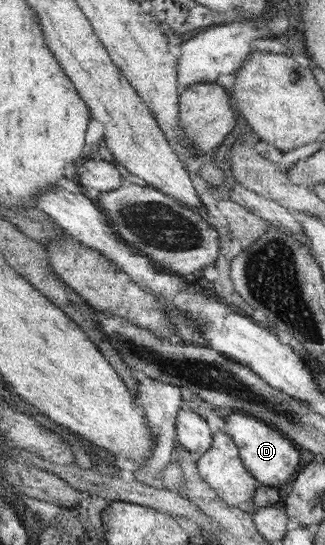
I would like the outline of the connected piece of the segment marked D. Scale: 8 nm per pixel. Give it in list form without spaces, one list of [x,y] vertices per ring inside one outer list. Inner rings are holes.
[[[222,412],[226,422],[226,431],[237,442],[242,460],[246,468],[263,485],[279,487],[294,478],[294,474],[300,470],[300,449],[294,446],[293,439],[289,439],[281,431],[276,430],[269,423],[244,412]]]

